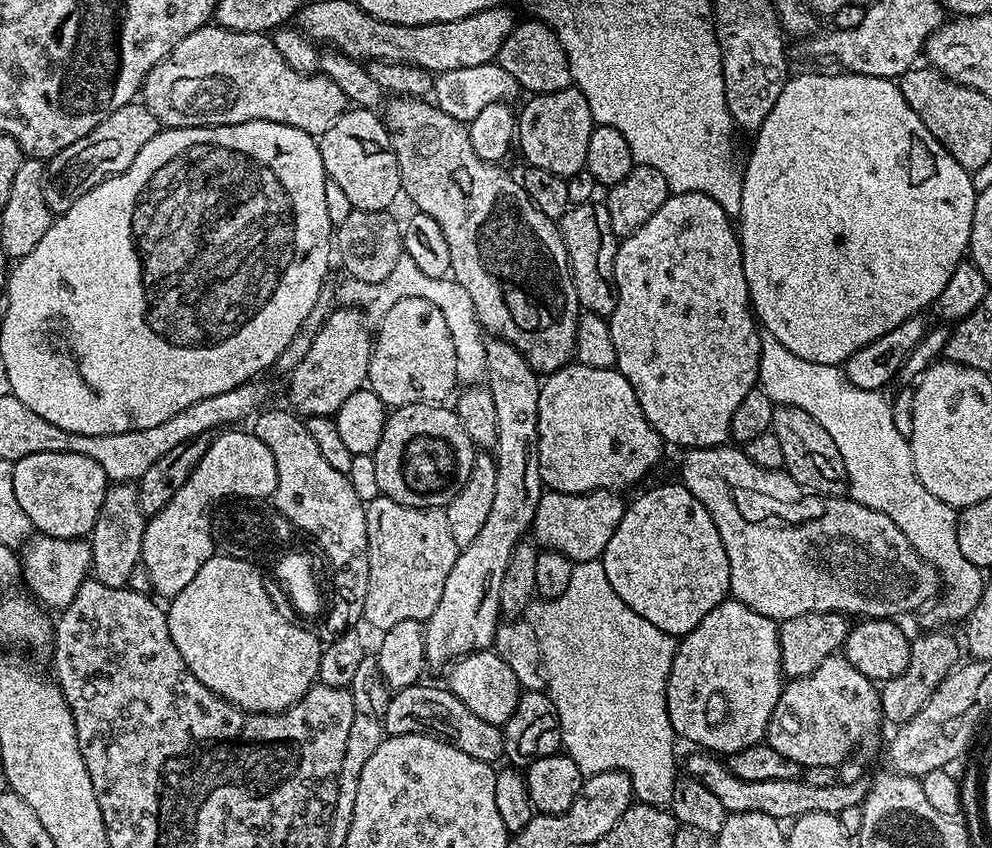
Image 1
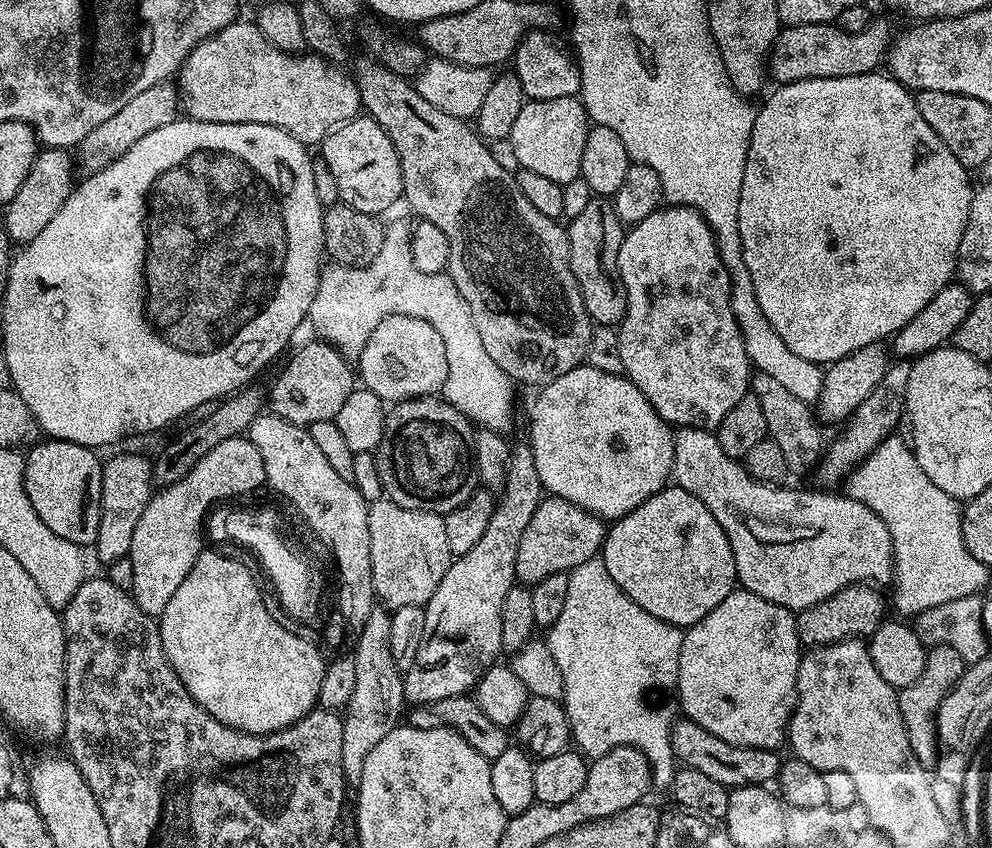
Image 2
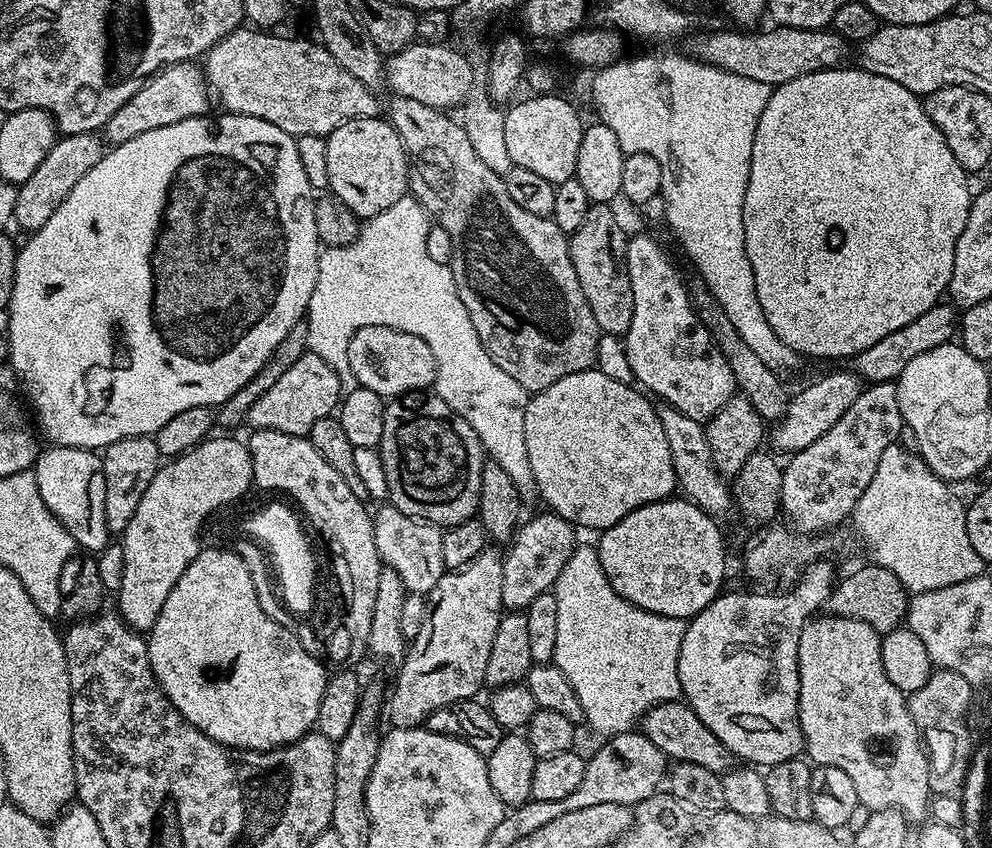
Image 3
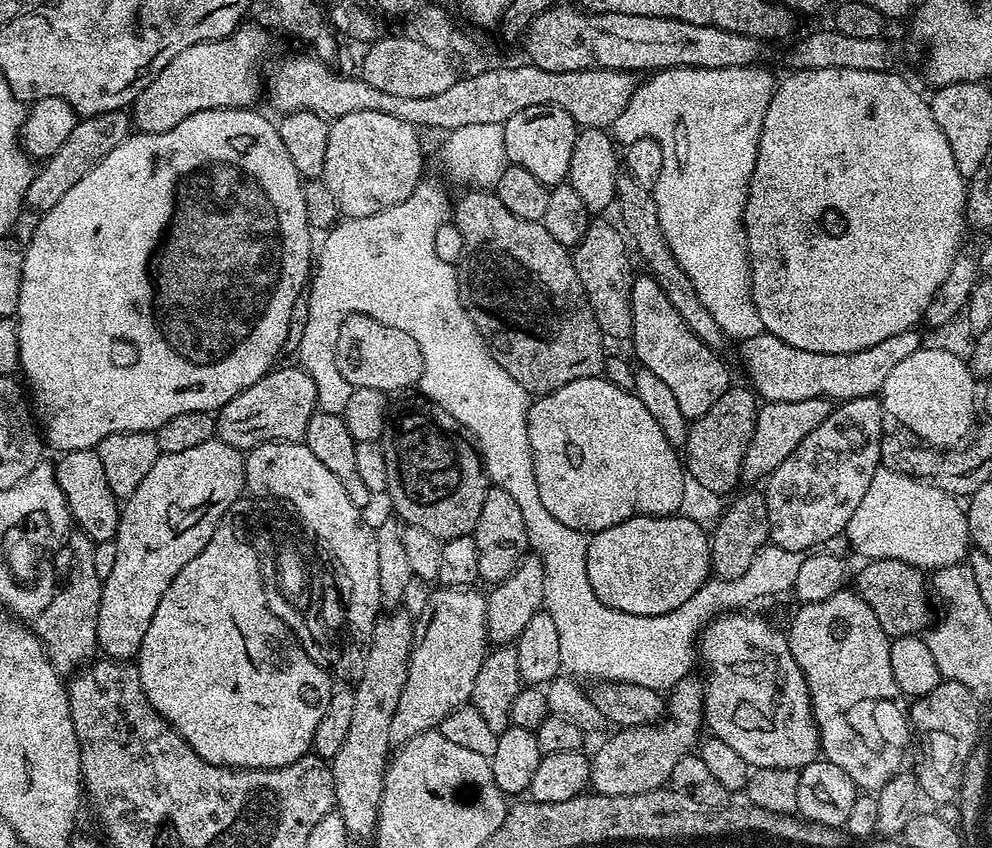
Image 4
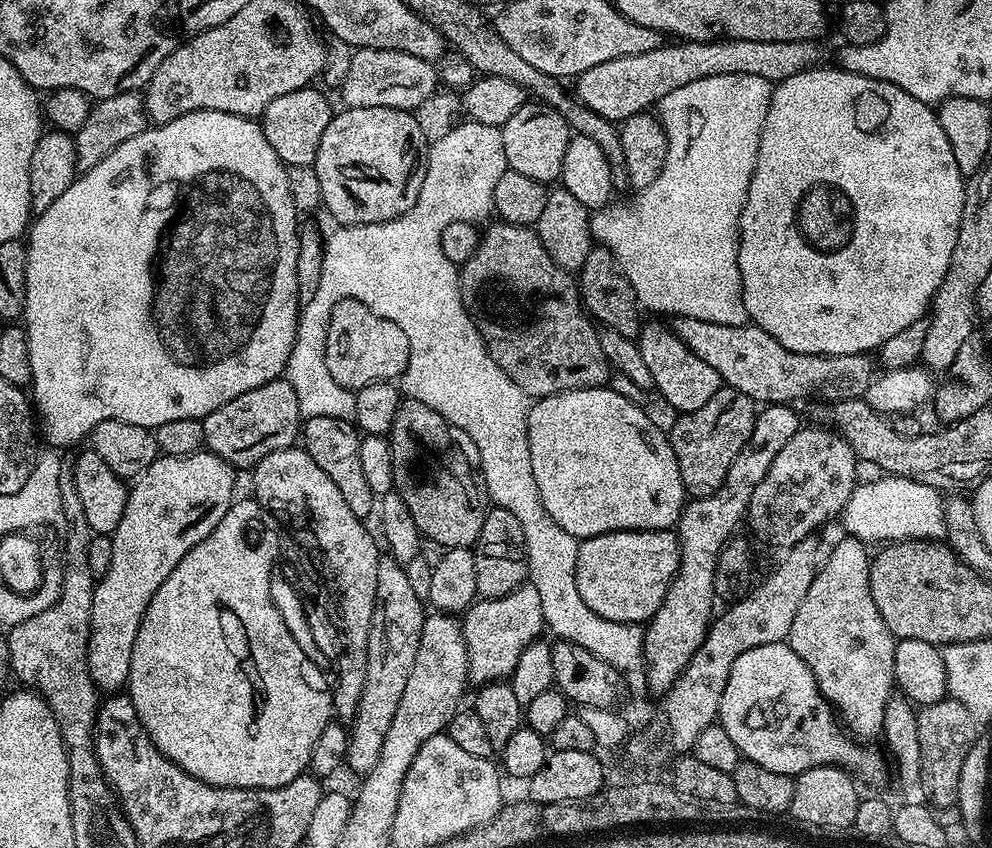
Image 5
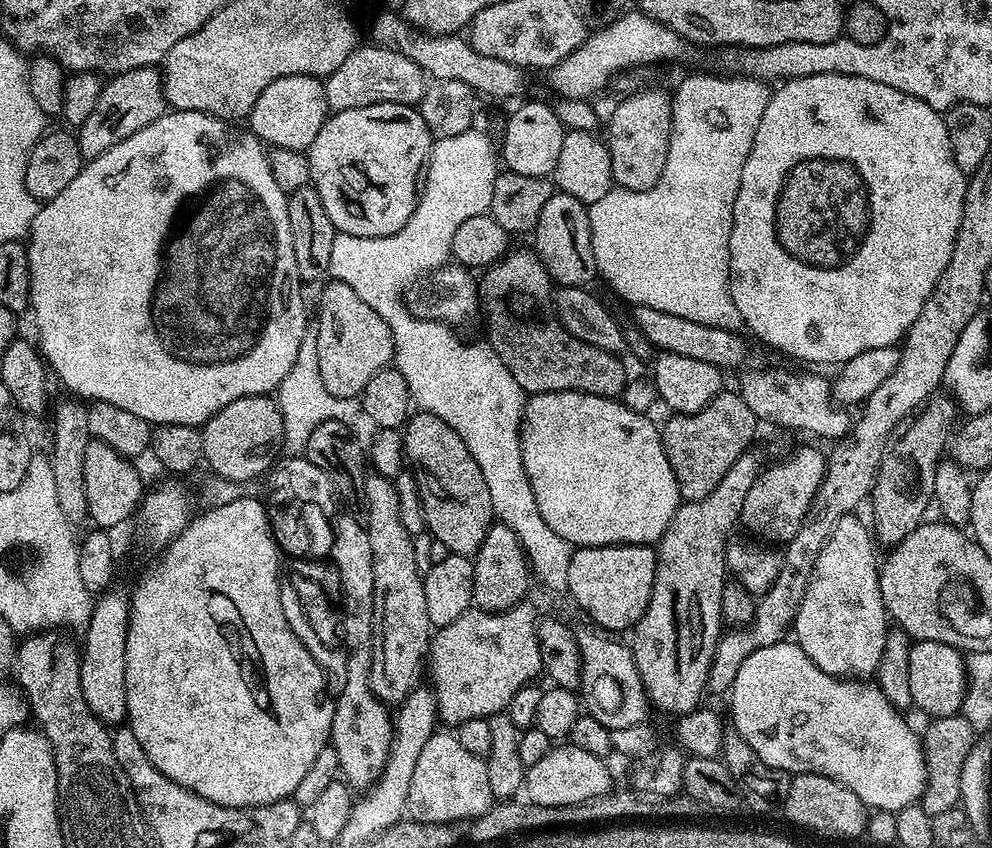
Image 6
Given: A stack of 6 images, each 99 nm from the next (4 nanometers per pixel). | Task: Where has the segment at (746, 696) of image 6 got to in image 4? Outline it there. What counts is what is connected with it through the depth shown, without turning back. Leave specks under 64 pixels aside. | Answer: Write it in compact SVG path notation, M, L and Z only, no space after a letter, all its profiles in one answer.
M747 611L730 612L727 616L717 616L707 628L704 629L698 641L698 656L702 661L708 663L708 676L706 675L706 683L704 686L704 718L706 728L711 735L722 738L722 742L726 742L734 750L738 750L738 754L742 754L742 758L746 758L746 762L753 769L758 768L805 768L810 762L814 762L818 758L820 752L820 732L816 728L816 719L812 713L812 699L808 693L806 686L806 678L804 671L798 666L798 662L794 662L794 654L790 654L788 649L788 638L783 631L780 632L768 620L763 620L760 616L748 616Z

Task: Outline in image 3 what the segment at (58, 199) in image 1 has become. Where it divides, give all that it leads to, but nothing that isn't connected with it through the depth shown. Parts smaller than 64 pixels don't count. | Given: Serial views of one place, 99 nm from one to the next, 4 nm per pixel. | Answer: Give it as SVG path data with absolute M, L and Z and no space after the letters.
M199 63L169 64L148 80L130 102L114 110L103 126L102 135L109 145L115 146L138 138L138 134L146 134L146 130L162 130L162 126L174 126L174 122L205 115L209 111L208 96L210 100L208 82Z

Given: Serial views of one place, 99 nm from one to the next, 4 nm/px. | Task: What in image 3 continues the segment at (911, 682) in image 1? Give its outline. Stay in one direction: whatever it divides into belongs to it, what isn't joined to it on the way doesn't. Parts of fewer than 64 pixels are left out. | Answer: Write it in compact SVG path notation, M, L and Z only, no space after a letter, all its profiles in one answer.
M937 667L926 678L926 686L908 696L908 709L920 728L928 753L928 787L937 796L959 793L967 776L974 751L974 732L970 727L970 713L974 708L972 693L974 687L966 678L954 670Z

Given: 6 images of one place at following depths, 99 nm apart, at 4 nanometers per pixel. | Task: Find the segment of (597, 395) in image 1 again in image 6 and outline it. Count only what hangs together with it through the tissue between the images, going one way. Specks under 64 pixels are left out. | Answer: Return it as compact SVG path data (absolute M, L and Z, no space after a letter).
M537 392L527 397L524 405L524 418L520 422L520 446L522 450L522 466L526 466L526 474L530 478L530 486L534 490L534 499L538 501L538 510L542 510L542 518L546 518L546 526L554 530L554 534L566 538L576 548L593 548L607 544L646 544L655 545L670 526L670 518L679 510L682 503L678 482L674 478L674 470L670 470L670 458L666 458L664 437L658 424L652 421L651 415L635 412L625 406L619 399L606 396L595 396L585 392Z

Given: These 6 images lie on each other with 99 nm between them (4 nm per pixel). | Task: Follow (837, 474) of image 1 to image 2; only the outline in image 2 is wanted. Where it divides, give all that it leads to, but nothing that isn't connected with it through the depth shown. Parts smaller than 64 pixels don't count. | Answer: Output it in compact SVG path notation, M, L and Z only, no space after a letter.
M756 372L750 381L750 395L758 398L758 406L762 406L762 414L766 417L767 439L778 442L782 449L782 458L786 458L789 469L817 467L826 448L826 439L820 433L821 425L811 403L790 394L779 382L774 382L770 374Z

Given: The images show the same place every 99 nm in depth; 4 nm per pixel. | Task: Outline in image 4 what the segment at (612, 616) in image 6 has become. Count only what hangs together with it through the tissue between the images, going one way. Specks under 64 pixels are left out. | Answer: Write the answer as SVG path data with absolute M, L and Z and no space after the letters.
M685 514L635 516L601 532L591 533L588 542L587 573L594 592L607 608L639 616L665 616L681 608L710 578L712 545L709 533Z

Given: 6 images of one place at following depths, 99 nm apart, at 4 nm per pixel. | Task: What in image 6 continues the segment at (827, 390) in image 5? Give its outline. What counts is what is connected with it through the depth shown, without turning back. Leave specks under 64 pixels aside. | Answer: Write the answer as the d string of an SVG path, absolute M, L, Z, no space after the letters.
M635 306L631 309L635 327L660 352L682 354L682 358L698 358L710 362L715 368L736 368L748 356L748 344L739 331L731 332L714 326L702 326L702 322L690 322L690 318L678 318L678 314L666 314L666 310L653 310L650 306Z

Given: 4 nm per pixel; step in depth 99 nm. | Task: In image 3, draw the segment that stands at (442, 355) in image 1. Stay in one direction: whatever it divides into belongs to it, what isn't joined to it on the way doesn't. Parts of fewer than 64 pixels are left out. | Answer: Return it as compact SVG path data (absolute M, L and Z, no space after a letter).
M362 326L350 338L348 347L348 365L353 381L366 390L374 390L385 398L395 398L405 394L416 394L428 390L436 383L438 369L436 359L414 334L406 334L390 326Z

